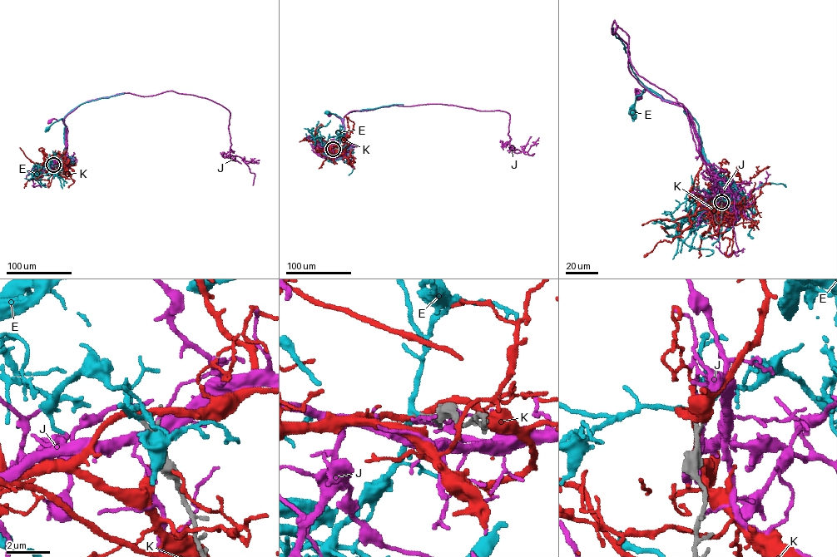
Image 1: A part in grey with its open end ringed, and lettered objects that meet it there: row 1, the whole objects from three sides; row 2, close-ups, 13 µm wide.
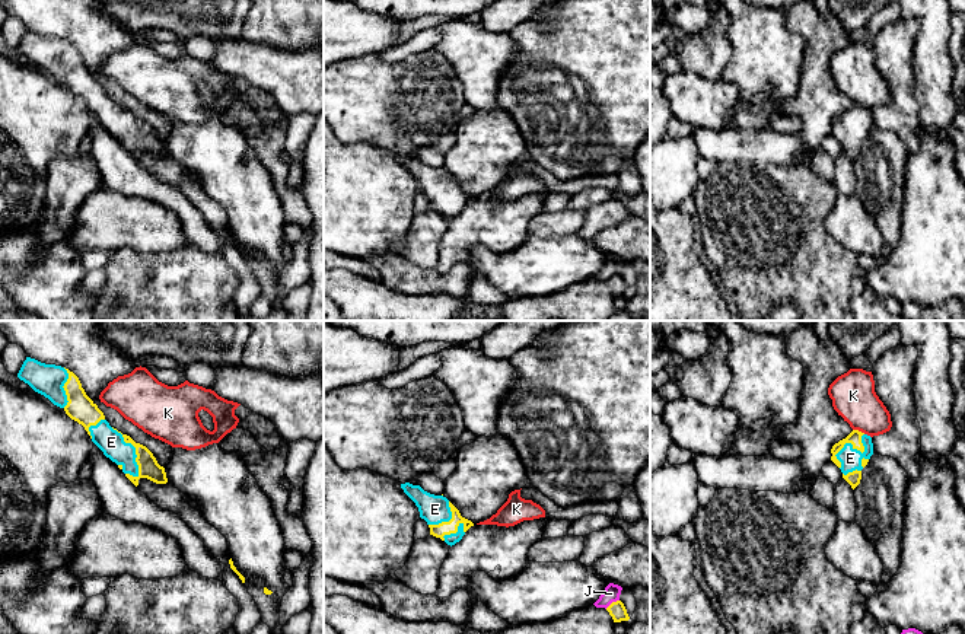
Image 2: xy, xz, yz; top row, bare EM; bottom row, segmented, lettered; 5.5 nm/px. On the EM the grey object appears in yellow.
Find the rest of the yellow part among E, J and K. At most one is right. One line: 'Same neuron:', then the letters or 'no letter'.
Same neuron: E

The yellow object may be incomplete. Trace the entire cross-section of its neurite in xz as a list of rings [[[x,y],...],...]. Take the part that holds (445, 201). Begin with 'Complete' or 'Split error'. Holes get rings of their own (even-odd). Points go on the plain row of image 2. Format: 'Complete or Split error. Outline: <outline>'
Split error. Outline: [[[401,157],[404,166],[415,176],[420,191],[430,201],[430,208],[448,219],[455,219],[474,197],[461,189],[459,184],[443,169],[424,165],[420,159]]]

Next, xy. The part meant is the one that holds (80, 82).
Split error. Outline: [[[26,31],[17,51],[82,98],[92,115],[118,138],[136,160],[140,152],[156,157],[168,156],[165,141],[157,137],[153,127],[109,99],[73,45]]]

